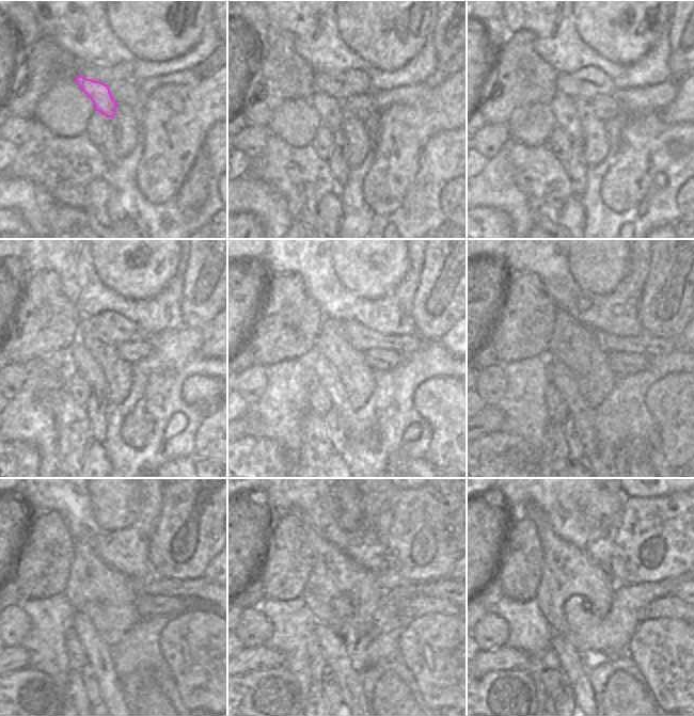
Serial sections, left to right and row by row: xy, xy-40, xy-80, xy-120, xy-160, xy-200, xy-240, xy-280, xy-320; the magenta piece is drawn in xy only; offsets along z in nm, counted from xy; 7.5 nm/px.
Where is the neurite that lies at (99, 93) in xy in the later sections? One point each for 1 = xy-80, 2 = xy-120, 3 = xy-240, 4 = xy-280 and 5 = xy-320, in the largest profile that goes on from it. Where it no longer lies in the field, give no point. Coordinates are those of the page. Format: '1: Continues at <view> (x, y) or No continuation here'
1: Continues at xy-80 (565, 108)
2: Continues at xy-120 (85, 365)
3: Continues at xy-240 (98, 652)
4: Continues at xy-280 (337, 653)
5: Continues at xy-320 (571, 662).

